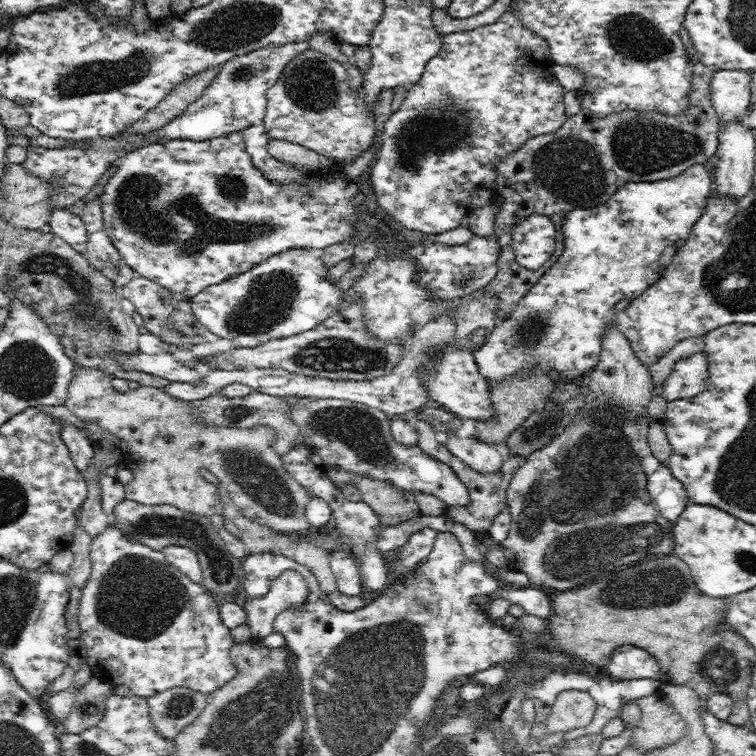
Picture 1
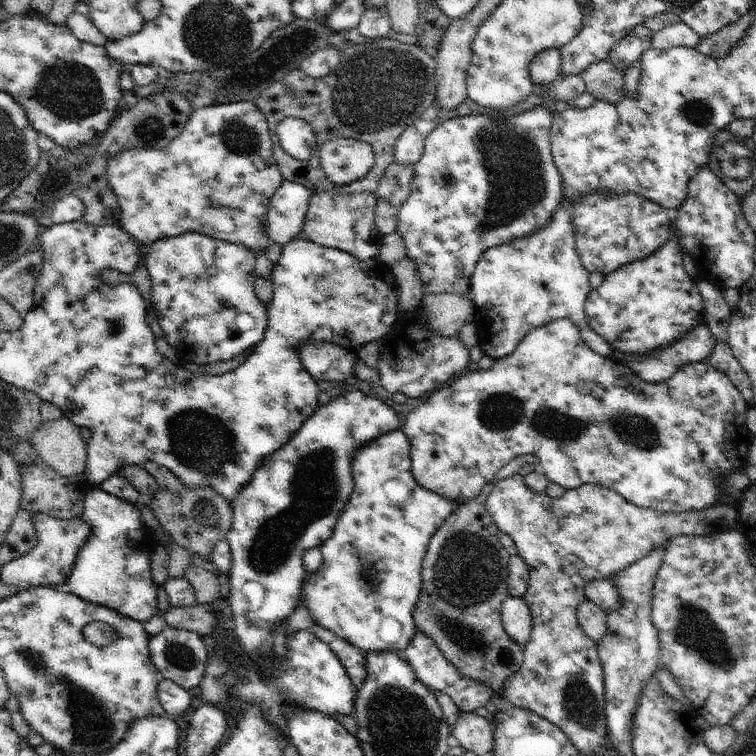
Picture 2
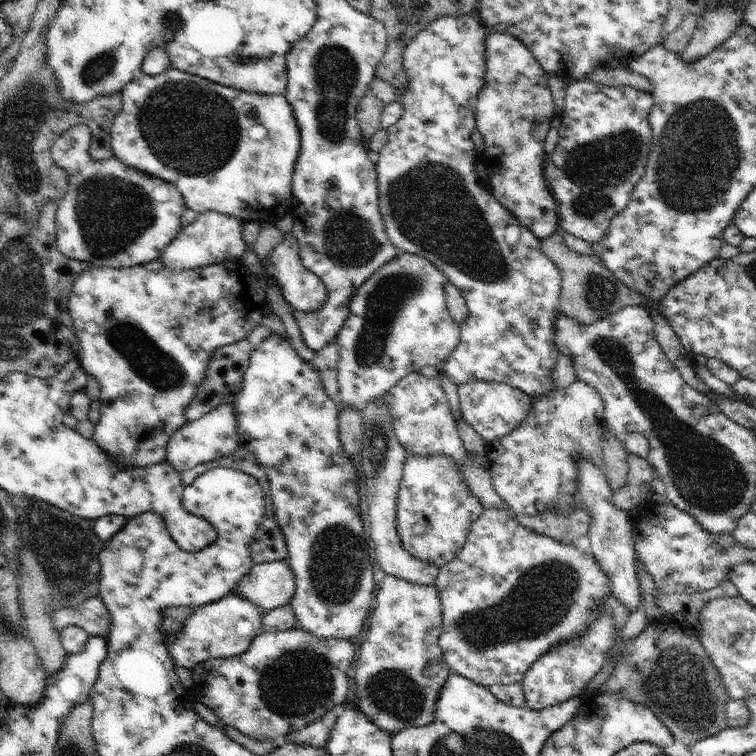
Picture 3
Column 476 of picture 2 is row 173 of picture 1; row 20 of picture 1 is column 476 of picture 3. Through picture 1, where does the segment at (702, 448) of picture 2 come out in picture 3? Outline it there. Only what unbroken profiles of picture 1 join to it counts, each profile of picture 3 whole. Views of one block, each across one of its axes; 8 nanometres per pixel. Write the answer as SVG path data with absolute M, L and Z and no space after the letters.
M407 454L399 482L396 510L397 533L405 551L441 567L458 556L472 525L484 508L464 481L460 464L451 456Z

